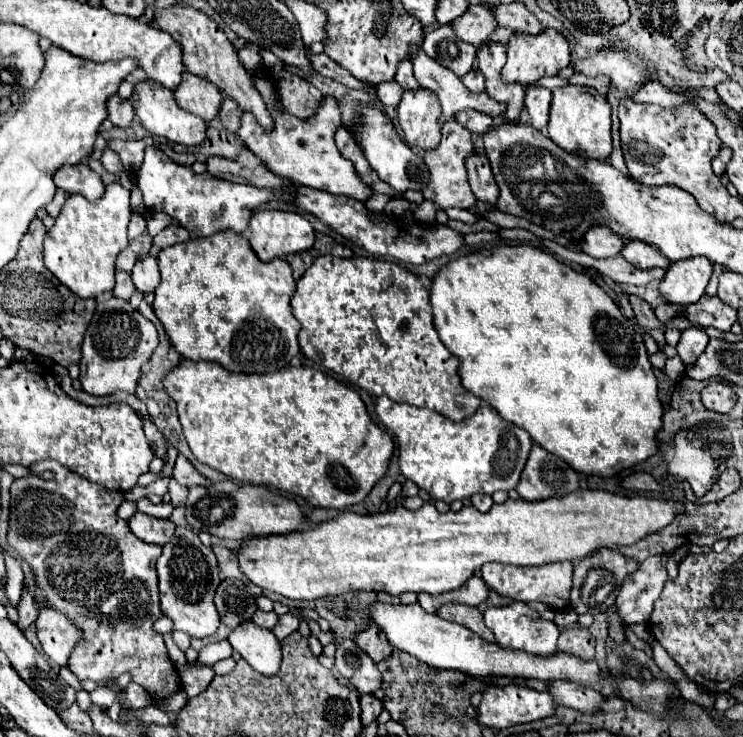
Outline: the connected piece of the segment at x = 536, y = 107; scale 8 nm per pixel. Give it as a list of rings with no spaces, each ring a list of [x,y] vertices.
[[[530,85],[526,87],[526,97],[524,97],[524,107],[530,115],[530,121],[532,121],[532,127],[534,129],[544,129],[546,123],[548,123],[548,109],[550,109],[550,99],[552,99],[552,93],[544,87],[536,87],[536,85]]]

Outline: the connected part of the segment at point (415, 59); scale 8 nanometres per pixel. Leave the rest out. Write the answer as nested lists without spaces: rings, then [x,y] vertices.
[[[418,45],[410,47],[410,61],[412,61],[412,65],[414,65],[414,77],[416,77],[416,81],[418,81],[422,87],[434,91],[434,93],[438,95],[438,99],[440,99],[440,105],[442,105],[440,123],[446,123],[448,119],[452,119],[456,113],[460,113],[460,111],[464,111],[464,109],[482,111],[482,113],[486,113],[486,115],[490,115],[492,119],[498,119],[498,121],[500,121],[500,119],[502,119],[502,121],[506,119],[506,117],[504,117],[504,113],[506,113],[506,103],[498,103],[498,101],[490,99],[486,93],[470,93],[470,91],[466,91],[466,87],[462,85],[460,77],[456,77],[450,69],[442,67],[440,63],[436,63],[432,57],[428,57],[428,55],[422,51],[422,47],[418,47]]]

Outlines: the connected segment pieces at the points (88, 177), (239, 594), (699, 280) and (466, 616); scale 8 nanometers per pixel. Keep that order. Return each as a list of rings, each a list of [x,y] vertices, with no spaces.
[[[86,163],[58,167],[54,173],[54,183],[56,183],[56,187],[64,189],[70,195],[80,193],[90,201],[100,199],[102,191],[104,191],[104,183]]]
[[[224,579],[214,595],[220,621],[228,627],[238,627],[252,619],[258,609],[252,589],[240,579]]]
[[[690,257],[674,261],[668,267],[664,281],[660,283],[660,293],[668,303],[674,305],[696,303],[704,295],[712,271],[714,265],[706,257]]]
[[[448,603],[448,605],[442,605],[442,607],[440,607],[438,617],[446,619],[446,621],[460,623],[460,625],[468,627],[470,631],[474,631],[476,635],[480,635],[482,639],[490,639],[490,643],[494,641],[494,635],[492,635],[492,633],[490,633],[490,629],[482,623],[482,613],[480,613],[476,607]]]

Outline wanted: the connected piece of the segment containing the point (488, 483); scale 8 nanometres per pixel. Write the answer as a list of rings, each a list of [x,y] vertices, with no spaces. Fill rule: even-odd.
[[[380,397],[376,415],[398,443],[400,473],[430,495],[434,483],[444,479],[448,483],[446,503],[472,497],[474,493],[492,495],[498,489],[514,489],[532,447],[530,435],[524,429],[504,423],[504,419],[486,403],[482,403],[470,419],[454,423],[436,411],[398,405],[388,397]]]

